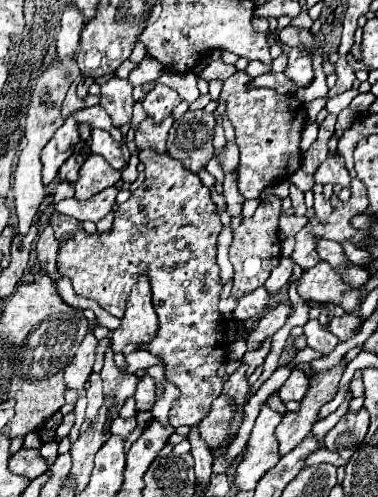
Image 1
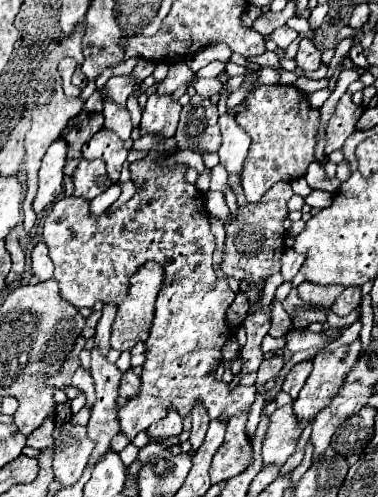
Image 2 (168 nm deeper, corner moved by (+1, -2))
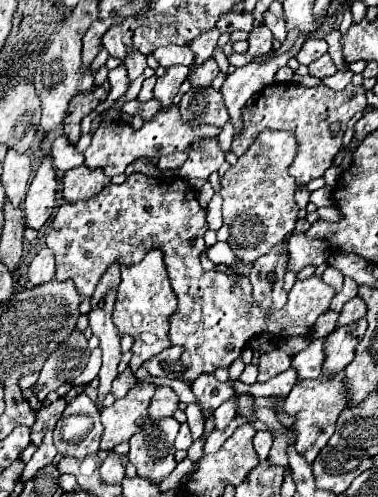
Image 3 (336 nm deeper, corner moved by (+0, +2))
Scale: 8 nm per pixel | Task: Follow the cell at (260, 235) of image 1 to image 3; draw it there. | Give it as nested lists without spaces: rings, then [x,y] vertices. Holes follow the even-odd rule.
[[[263,131],[225,173],[219,191],[223,197],[223,227],[217,231],[217,239],[229,243],[237,259],[247,265],[253,265],[261,255],[277,247],[295,229],[299,207],[293,201],[293,193],[297,183],[287,175],[293,155],[295,135],[289,131]]]

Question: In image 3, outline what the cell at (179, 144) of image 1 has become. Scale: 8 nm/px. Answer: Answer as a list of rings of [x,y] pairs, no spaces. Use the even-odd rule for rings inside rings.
[[[191,87],[181,103],[179,103],[181,117],[187,119],[191,125],[215,125],[223,127],[229,119],[227,109],[223,107],[221,93],[213,87]]]

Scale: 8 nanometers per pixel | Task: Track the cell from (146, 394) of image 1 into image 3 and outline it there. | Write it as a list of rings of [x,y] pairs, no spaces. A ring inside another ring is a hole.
[[[127,367],[123,373],[119,373],[117,375],[117,379],[113,381],[113,389],[111,389],[111,393],[119,399],[119,397],[125,397],[127,395],[127,391],[131,389],[131,383],[135,383],[135,373]]]

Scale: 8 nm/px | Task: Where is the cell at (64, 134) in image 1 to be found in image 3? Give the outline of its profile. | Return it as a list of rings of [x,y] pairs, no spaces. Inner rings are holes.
[[[45,155],[25,197],[25,223],[33,229],[41,229],[51,217],[57,201],[57,171],[53,167],[53,155]]]

